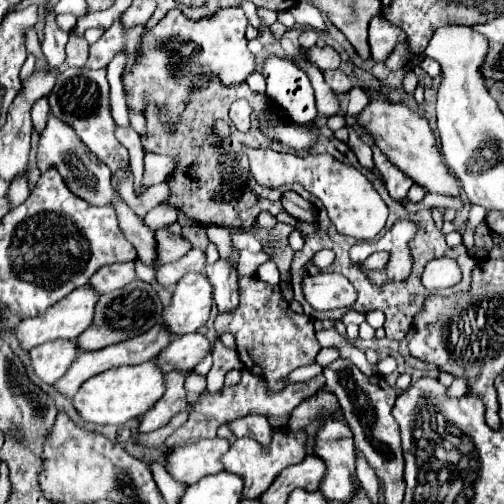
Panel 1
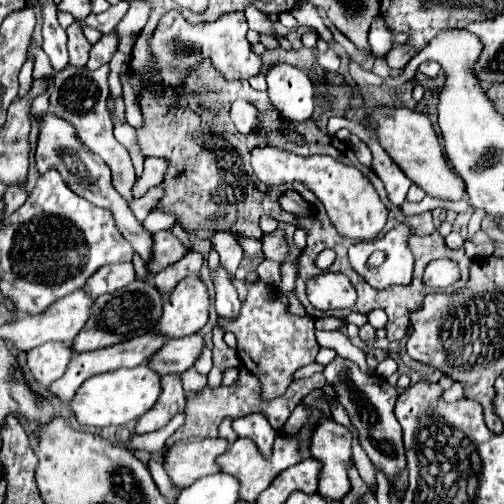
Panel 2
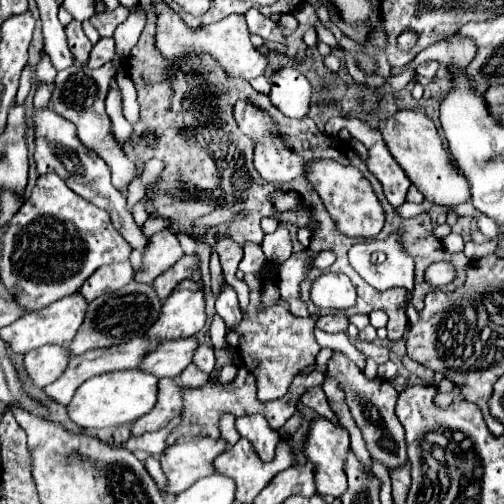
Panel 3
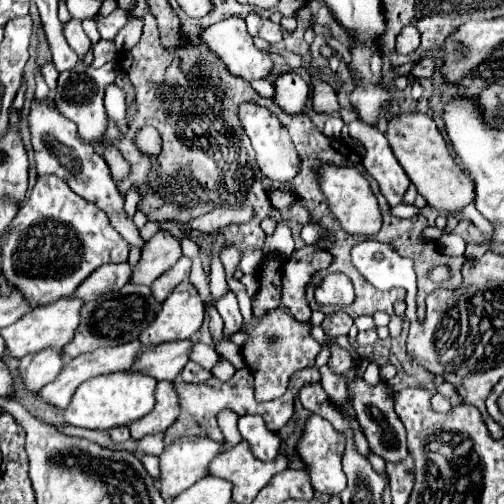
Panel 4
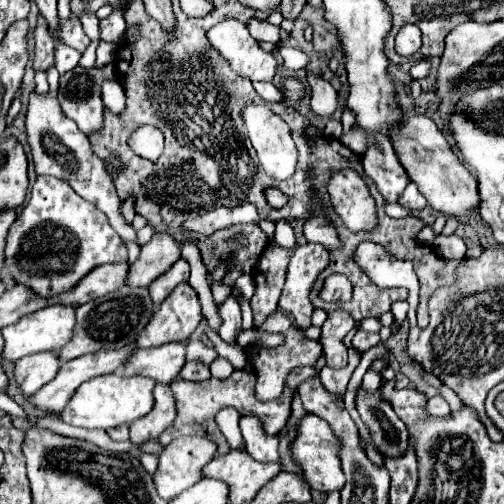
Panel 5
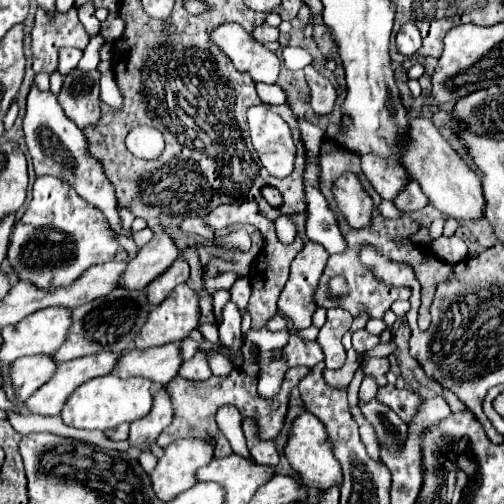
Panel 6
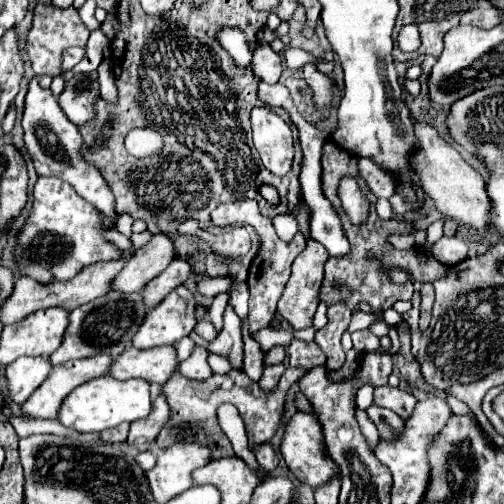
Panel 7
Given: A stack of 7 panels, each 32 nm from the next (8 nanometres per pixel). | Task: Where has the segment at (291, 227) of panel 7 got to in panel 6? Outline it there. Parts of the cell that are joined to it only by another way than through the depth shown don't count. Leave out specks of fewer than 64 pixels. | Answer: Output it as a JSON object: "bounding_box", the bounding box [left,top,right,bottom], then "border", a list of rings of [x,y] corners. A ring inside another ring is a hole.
{"bounding_box":[274,216,296,244],"border":[[[282,216],[282,218],[274,220],[274,224],[276,224],[276,236],[282,244],[290,244],[290,238],[296,238],[296,226],[290,218]]]}

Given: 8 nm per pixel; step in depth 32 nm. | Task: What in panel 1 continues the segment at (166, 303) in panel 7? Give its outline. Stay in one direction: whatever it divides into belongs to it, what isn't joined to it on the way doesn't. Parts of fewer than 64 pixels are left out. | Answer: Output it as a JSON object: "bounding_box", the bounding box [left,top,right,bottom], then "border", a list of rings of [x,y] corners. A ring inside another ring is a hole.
{"bounding_box":[164,272,212,334],"border":[[[188,272],[174,290],[170,306],[164,310],[166,328],[176,334],[196,332],[206,324],[212,308],[212,284],[200,272]]]}

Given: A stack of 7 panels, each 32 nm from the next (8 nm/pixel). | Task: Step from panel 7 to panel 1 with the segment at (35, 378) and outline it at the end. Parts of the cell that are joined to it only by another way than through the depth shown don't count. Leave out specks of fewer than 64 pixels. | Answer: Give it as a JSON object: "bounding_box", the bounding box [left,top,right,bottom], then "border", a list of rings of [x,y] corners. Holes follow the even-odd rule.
{"bounding_box":[32,340,78,384],"border":[[[52,340],[42,346],[32,348],[32,366],[36,374],[46,384],[54,384],[64,376],[64,372],[70,368],[72,360],[78,356],[76,340]]]}

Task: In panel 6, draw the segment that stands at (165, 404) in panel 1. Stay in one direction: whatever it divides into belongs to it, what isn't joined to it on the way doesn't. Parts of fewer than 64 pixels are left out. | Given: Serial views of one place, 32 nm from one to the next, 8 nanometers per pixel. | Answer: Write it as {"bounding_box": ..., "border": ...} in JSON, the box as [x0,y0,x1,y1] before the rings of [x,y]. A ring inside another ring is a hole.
{"bounding_box":[128,386,172,450],"border":[[[162,386],[154,394],[154,406],[148,416],[136,420],[130,424],[130,438],[128,442],[140,450],[154,444],[154,440],[160,436],[160,432],[172,424],[172,402],[168,396],[168,390]]]}

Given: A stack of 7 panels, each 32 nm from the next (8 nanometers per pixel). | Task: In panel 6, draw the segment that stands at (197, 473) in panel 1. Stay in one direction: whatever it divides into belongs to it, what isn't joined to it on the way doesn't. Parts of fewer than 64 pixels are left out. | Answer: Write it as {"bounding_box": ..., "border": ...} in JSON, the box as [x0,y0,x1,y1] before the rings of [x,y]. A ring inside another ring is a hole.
{"bounding_box":[150,438,214,502],"border":[[[180,438],[162,450],[158,466],[150,474],[156,496],[164,502],[194,486],[196,470],[214,458],[214,446],[206,440]]]}

